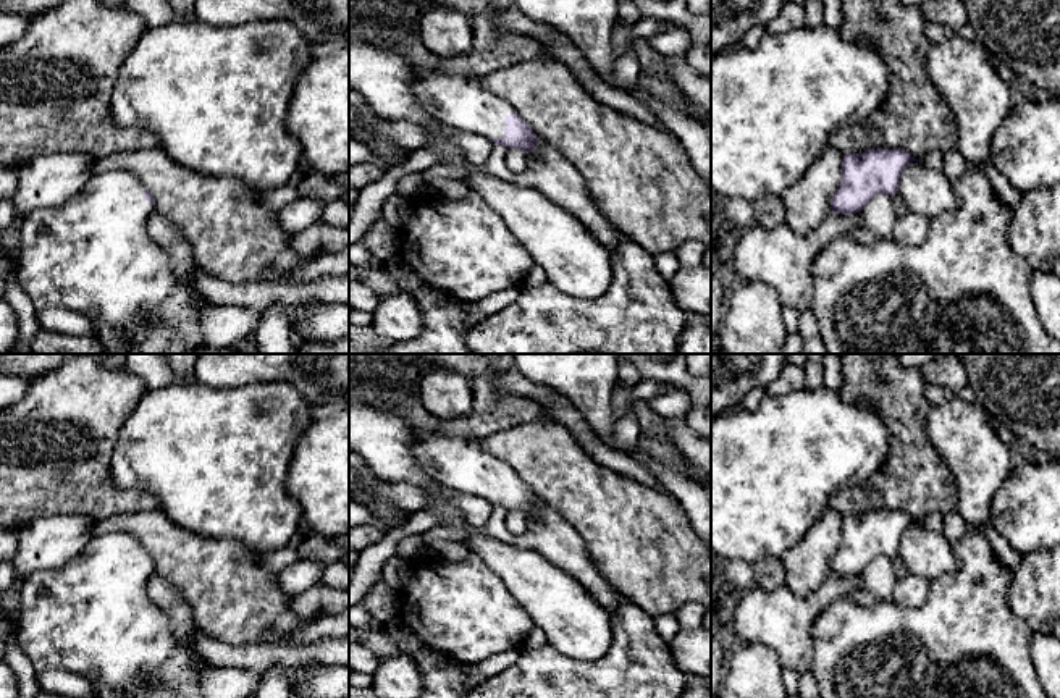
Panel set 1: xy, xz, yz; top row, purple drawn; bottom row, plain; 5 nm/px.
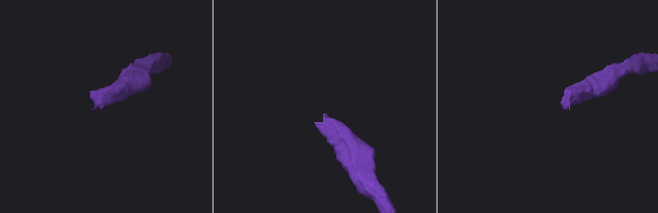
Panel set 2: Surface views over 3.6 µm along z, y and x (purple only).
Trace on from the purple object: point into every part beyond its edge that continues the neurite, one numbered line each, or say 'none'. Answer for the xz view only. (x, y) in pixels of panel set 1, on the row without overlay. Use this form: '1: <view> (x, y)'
1: xz (459, 462)

